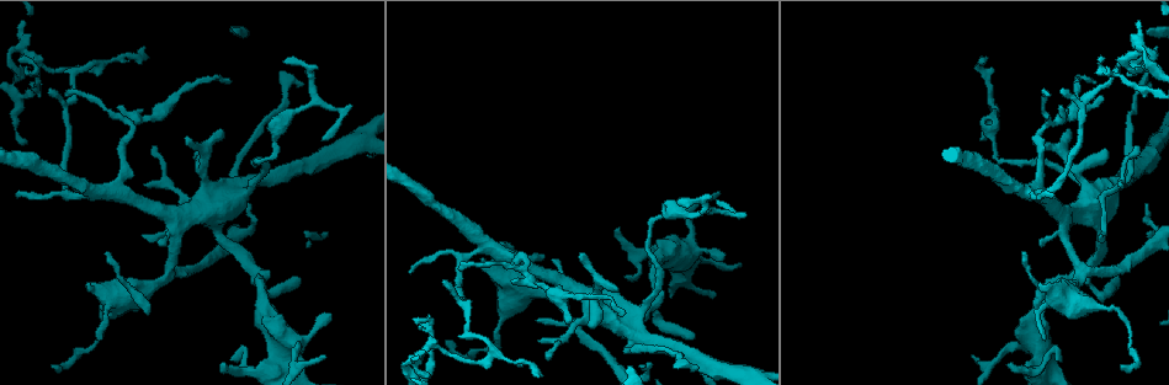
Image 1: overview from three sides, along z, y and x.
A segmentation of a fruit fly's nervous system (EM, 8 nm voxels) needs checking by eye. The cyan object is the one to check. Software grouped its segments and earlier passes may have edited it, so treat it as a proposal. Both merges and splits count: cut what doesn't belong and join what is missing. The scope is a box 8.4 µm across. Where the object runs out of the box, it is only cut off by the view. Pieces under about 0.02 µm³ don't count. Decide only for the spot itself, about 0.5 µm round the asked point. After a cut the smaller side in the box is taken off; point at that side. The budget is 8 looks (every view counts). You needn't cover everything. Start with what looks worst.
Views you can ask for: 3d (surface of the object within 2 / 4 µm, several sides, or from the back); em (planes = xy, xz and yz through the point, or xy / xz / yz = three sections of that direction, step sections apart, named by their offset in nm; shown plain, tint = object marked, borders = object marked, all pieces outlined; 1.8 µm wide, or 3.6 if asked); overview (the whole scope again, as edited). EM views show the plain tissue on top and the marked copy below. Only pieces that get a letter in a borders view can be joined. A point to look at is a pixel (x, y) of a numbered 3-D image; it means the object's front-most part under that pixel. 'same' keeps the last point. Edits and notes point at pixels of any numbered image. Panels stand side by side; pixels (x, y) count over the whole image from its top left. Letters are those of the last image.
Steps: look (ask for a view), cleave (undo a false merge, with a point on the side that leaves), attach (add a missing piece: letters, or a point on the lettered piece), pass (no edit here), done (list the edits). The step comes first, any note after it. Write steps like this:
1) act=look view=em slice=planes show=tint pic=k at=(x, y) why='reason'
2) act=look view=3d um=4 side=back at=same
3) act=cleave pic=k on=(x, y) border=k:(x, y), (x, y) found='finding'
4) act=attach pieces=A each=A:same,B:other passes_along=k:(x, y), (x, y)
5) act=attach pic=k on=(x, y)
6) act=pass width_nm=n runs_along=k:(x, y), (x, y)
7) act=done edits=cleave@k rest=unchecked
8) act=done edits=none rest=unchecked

act=look view=em slice=xz step=16 show=borders pic=1 at=(1141, 49) why='abrupt turn'

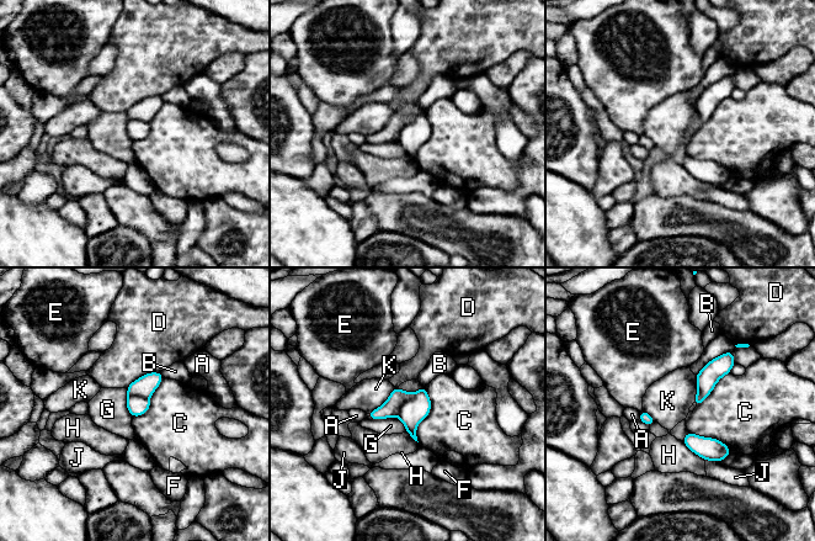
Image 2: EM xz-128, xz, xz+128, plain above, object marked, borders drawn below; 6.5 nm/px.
act=cleave pic=2 on=(398, 397) each=A:other,B:other,C:other,D:other,E:other,F:other,G:other,H:other,J:other,K:other border=2:(424, 387), (414, 393), (397, 414) found='a second neuron is stuck on'

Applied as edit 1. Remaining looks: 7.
act=look view=em um=3.6 slice=planes show=borders pic=1 at=(1038, 362) why='calibre changes'

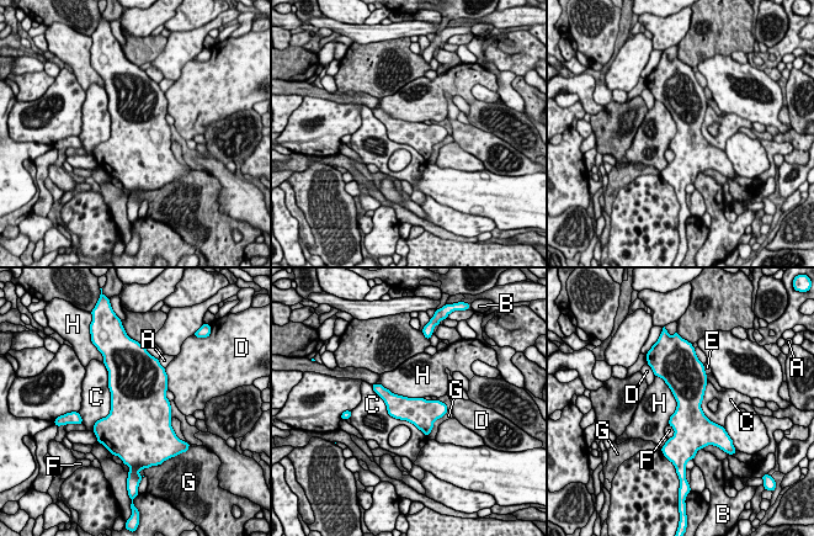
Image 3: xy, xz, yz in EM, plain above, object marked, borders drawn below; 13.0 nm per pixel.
act=pass width_nm=360 each=A:other,B:other,C:other,D:other,E:other,F:other,G:other,H:other border=3:(655, 375), (676, 402), (669, 424) found='one neuron here'

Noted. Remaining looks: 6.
act=look view=em um=3.6 slice=yz step=16 show=tint pic=1 at=(492, 354)

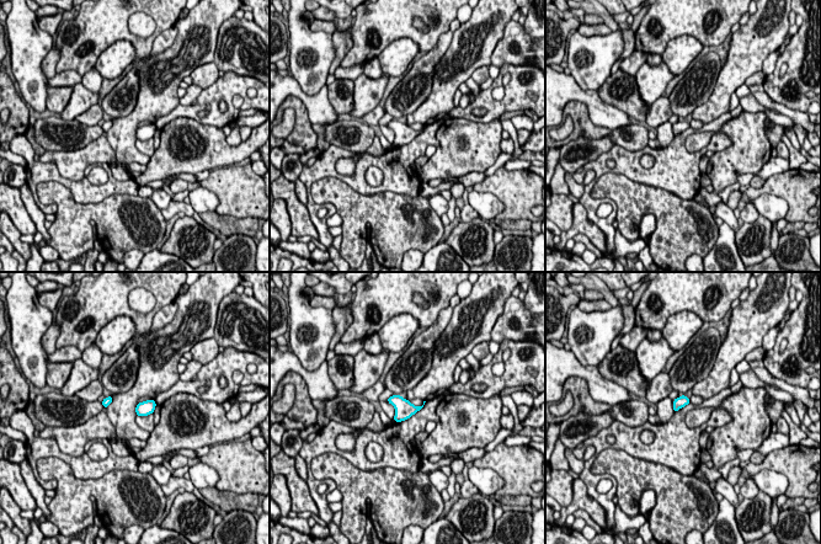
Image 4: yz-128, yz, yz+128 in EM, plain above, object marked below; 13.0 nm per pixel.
act=look view=em um=3.6 slice=planes show=borders at=same why='another direction'

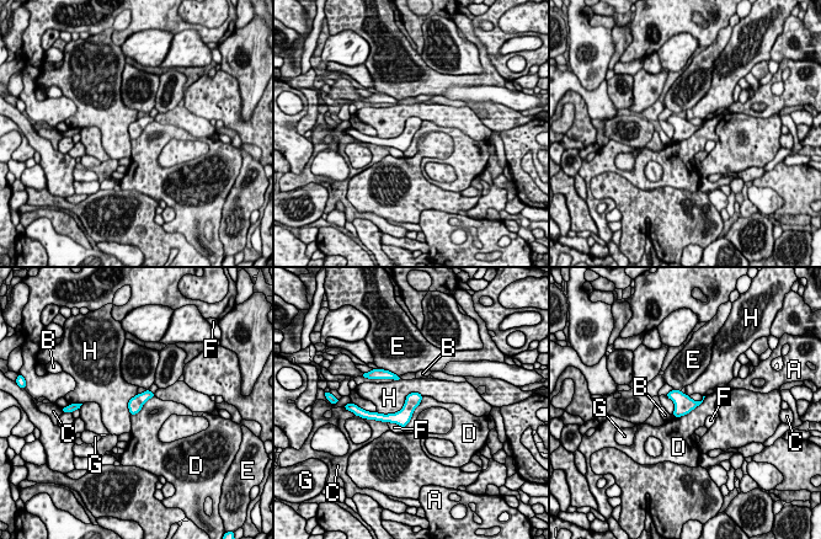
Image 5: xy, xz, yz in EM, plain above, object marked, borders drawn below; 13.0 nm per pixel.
act=pass each=A:other,B:other,C:other,D:other,E:other,F:other,G:other,H:other border=5:(705, 396), (688, 412), (675, 417) found='continuous, no second neuron'

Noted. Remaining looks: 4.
act=done edits=cleave@2 rest=unchecked

